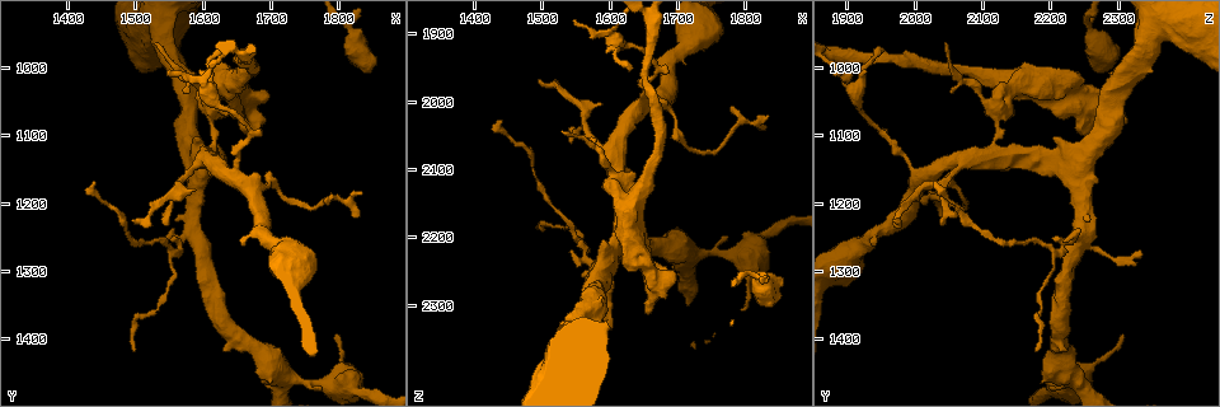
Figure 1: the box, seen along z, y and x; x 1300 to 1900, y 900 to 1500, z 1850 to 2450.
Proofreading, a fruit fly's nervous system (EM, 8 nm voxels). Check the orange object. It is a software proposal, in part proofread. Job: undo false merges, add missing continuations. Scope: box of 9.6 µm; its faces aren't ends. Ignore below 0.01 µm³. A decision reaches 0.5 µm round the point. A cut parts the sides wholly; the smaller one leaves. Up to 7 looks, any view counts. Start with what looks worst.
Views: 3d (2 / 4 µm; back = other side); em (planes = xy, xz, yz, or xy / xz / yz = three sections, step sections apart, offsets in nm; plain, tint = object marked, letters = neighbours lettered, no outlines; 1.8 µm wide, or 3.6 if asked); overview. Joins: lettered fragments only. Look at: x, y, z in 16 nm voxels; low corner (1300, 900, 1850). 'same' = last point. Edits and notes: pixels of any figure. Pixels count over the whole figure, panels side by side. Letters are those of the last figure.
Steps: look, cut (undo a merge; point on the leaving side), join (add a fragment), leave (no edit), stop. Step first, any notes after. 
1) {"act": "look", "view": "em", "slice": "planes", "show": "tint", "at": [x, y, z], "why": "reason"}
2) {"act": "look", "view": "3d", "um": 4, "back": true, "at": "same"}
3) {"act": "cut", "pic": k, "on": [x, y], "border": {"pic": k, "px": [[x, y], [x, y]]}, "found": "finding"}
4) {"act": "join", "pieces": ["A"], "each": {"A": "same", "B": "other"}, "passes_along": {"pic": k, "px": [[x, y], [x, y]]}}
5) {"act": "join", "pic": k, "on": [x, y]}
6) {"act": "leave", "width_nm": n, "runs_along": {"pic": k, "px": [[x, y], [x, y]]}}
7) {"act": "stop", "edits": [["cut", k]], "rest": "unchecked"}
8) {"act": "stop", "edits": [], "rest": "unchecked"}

{"act": "look", "view": "em", "slice": "planes", "show": "letters", "at": [1605, 1060, 2125], "why": "branch point"}

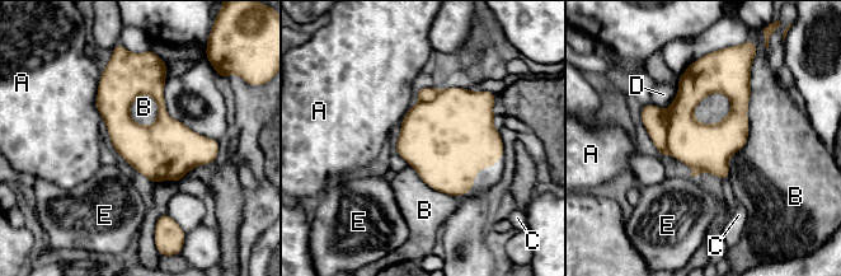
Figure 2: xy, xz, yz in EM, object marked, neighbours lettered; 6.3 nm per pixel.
{"act": "cut", "pic": 2, "on": [703, 146], "each": {"A": "other", "B": "other", "C": "other", "D": "other", "E": "other"}, "border": {"pic": 2, "px": [[665, 112], [666, 148], [670, 153]]}, "found": "a second neuron is stuck on"}

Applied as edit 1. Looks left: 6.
{"act": "look", "view": "em", "slice": "xz", "step": 8, "show": "tint", "at": [1800, 1195, 2030], "why": "sharp bend"}

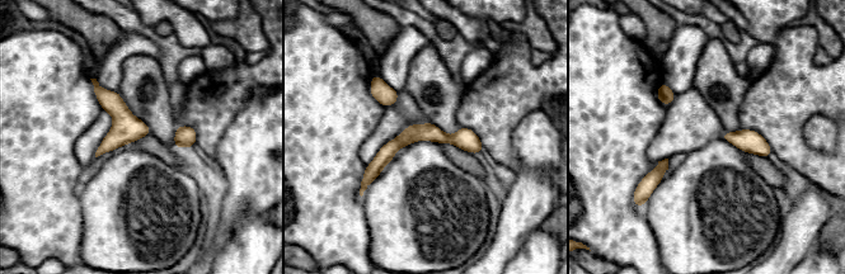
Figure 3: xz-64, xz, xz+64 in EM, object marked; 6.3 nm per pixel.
{"act": "look", "view": "em", "slice": "xz", "step": 8, "show": "letters", "at": "same"}

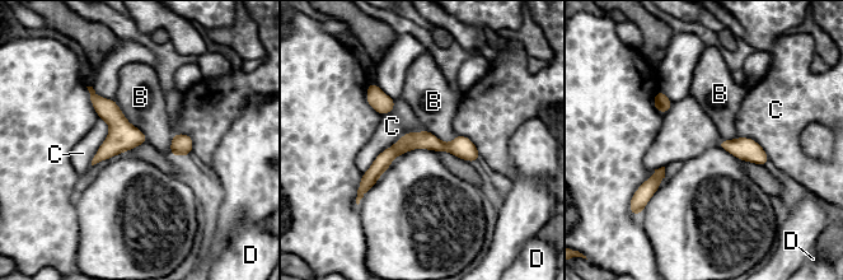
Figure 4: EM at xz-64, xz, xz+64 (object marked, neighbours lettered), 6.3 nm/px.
{"act": "leave", "each": {"B": "other", "C": "other", "D": "other"}, "found": "one neuron here"}

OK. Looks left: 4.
{"act": "look", "view": "em", "um": 3.6, "slice": "xz", "step": 8, "show": "letters", "at": [1820, 950, 2260], "why": "calibre changes"}

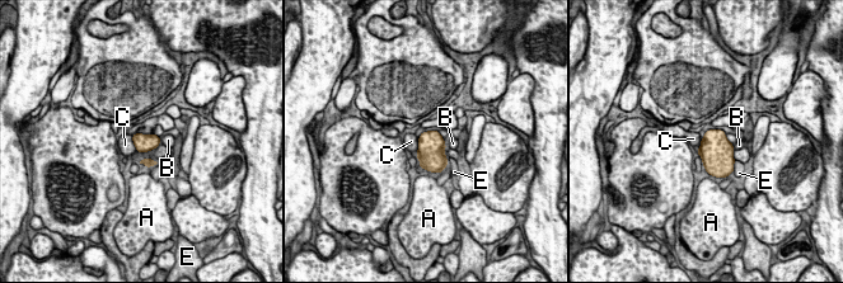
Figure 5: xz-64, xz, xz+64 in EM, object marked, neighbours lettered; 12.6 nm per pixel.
{"act": "leave", "each": {"A": "other", "B": "other", "C": "other", "E": "other"}, "border": {"pic": 5, "px": [[418, 137], [416, 155]]}, "found": "one neuron here"}

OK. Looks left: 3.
{"act": "stop", "edits": [["cut", 2]], "rest": "unchecked"}

